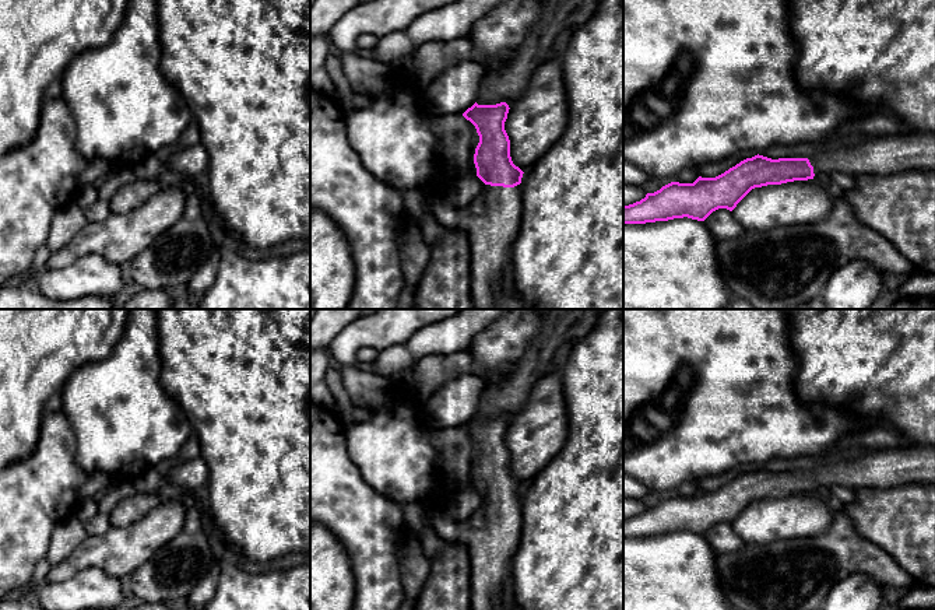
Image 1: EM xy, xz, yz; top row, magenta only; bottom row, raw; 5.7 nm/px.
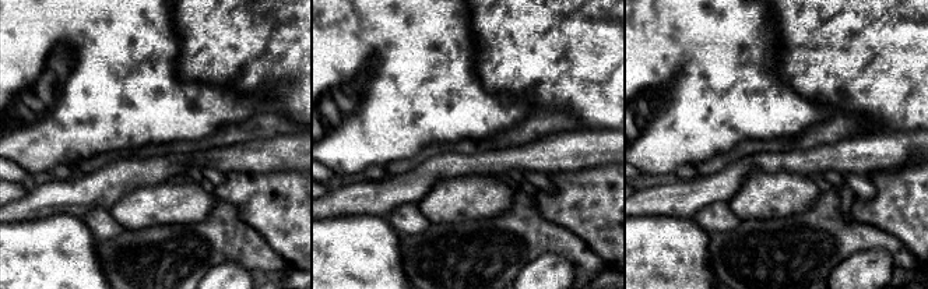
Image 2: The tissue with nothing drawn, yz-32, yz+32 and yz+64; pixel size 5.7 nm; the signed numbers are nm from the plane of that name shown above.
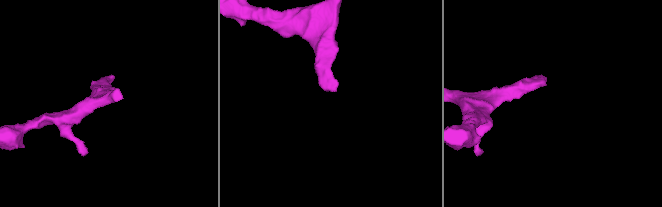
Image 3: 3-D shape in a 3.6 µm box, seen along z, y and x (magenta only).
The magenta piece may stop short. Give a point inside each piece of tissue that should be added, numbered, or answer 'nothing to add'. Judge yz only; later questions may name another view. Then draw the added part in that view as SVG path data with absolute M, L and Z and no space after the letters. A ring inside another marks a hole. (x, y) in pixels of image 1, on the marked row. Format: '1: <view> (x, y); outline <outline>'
1: yz (882, 155); outline M935 133L868 139L855 146L822 151L808 159L815 175L841 172L858 178L935 171Z

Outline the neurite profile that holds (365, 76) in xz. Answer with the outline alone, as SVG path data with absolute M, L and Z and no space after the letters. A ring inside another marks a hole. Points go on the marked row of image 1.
M363 34L358 36L355 46L351 50L341 50L338 55L342 73L347 77L352 91L373 97L382 91L386 91L393 81L391 64L361 56L362 49L376 48L379 45L380 36Z

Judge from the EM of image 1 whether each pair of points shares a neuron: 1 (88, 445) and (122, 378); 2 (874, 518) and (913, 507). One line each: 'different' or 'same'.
1: same
2: same

